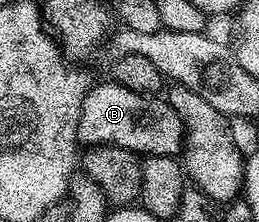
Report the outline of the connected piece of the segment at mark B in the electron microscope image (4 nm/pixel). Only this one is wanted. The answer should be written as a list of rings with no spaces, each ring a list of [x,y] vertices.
[[[111,78],[105,80],[105,84],[96,84],[93,88],[91,85],[84,93],[77,141],[84,146],[117,144],[119,148],[144,156],[176,156],[184,143],[184,124],[167,99],[156,94],[143,96],[134,90],[126,90],[126,86]]]

